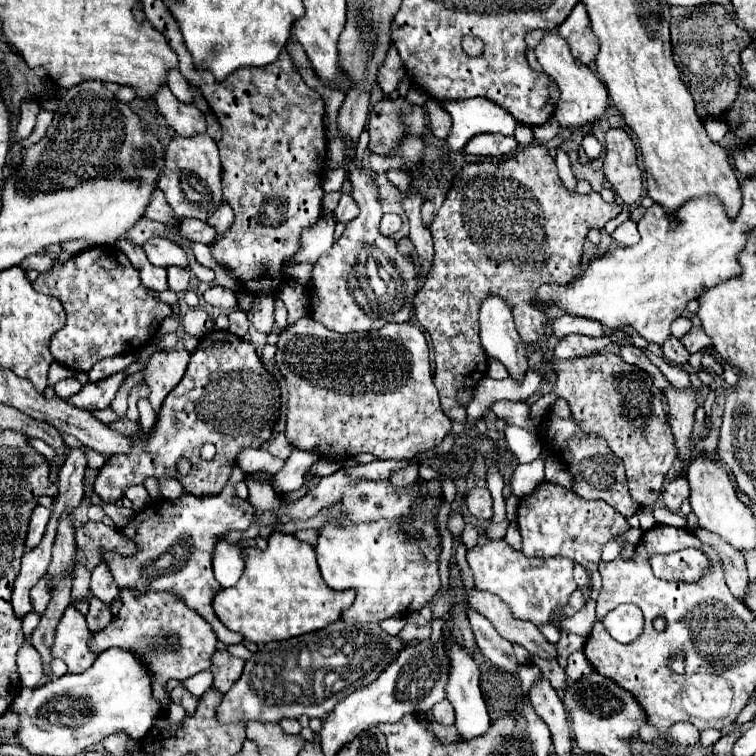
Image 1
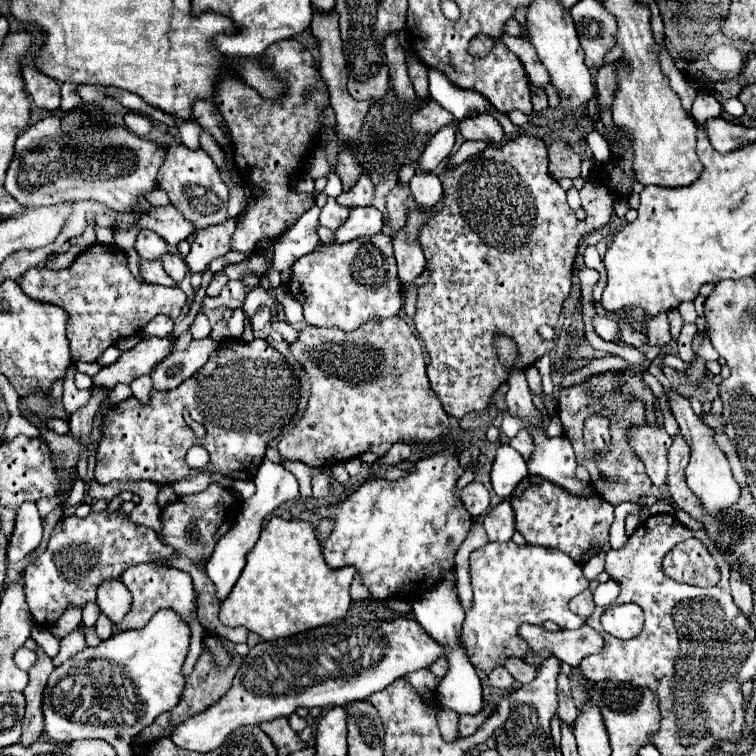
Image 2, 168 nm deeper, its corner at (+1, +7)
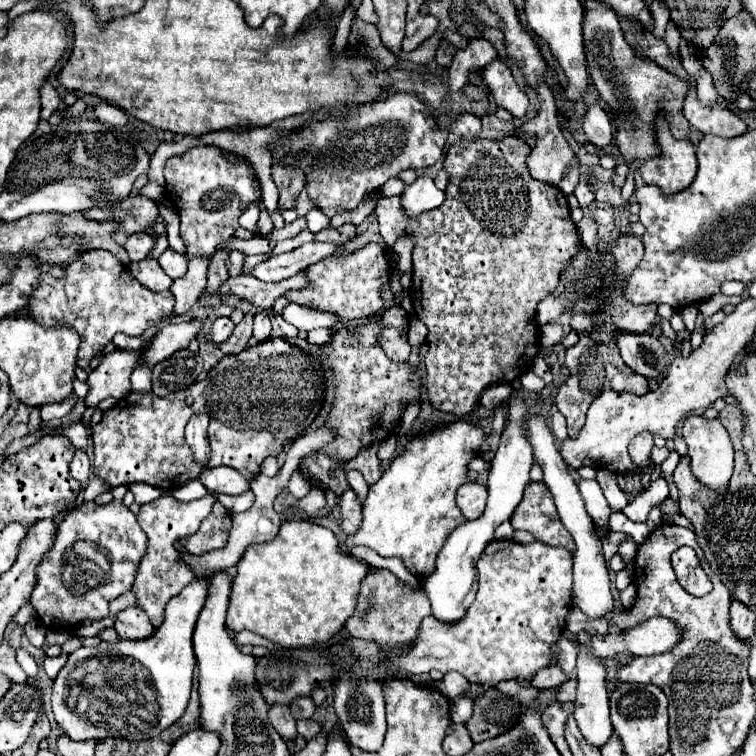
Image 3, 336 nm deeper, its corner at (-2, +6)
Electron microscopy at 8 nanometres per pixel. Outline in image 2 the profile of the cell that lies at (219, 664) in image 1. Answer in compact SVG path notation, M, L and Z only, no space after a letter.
M204 649L202 655L198 657L196 665L194 665L194 671L192 671L192 673L188 675L188 679L186 679L184 691L182 691L182 695L180 695L180 703L178 703L172 711L160 715L160 717L154 721L154 725L146 727L146 729L134 739L134 745L150 745L152 741L156 741L156 739L160 739L160 737L170 735L172 727L176 727L176 725L182 723L184 719L188 719L188 717L192 717L192 715L196 715L196 713L208 709L212 703L216 703L216 701L230 689L232 679L234 679L234 675L236 675L238 667L240 667L240 659L242 659L242 657L240 657L236 651L230 651L230 663L228 663L226 669L222 669L222 667L216 665L212 653L210 653L208 649Z

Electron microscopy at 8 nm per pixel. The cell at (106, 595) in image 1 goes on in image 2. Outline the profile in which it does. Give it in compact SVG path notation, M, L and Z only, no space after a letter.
M108 579L104 583L100 583L98 587L98 595L96 595L96 603L100 605L100 609L112 619L114 625L118 625L122 621L122 617L130 611L132 605L132 595L130 591L120 583L120 579Z

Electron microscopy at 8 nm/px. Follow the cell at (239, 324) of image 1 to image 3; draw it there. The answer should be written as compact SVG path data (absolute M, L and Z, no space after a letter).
M289 304L283 310L283 318L301 332L309 332L315 328L335 328L341 324L341 320L335 320L335 316L331 316L329 312L311 310L299 304Z

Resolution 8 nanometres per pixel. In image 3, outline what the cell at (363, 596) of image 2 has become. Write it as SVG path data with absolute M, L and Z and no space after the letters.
M379 570L369 572L363 580L355 614L347 620L347 630L355 638L373 640L387 650L405 652L405 648L415 642L419 624L427 616L431 616L431 606L427 596L423 596L423 588L407 588L407 584L397 580L389 570Z

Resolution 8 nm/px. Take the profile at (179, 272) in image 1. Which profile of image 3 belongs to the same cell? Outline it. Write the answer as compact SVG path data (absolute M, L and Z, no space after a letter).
M167 248L167 250L161 254L159 264L161 264L161 268L165 270L165 274L167 274L169 278L173 278L173 280L179 278L179 276L183 276L183 274L187 272L187 258L185 258L183 254L171 250L171 248Z

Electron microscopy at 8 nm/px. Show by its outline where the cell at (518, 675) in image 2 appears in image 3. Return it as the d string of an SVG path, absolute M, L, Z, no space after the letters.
M553 664L553 666L541 668L541 672L537 672L535 678L531 680L531 686L539 688L539 690L543 690L543 688L553 688L553 686L557 688L557 686L565 684L565 682L571 680L571 678L573 678L573 674L567 676L567 674L561 672L561 668L559 668L557 664Z

